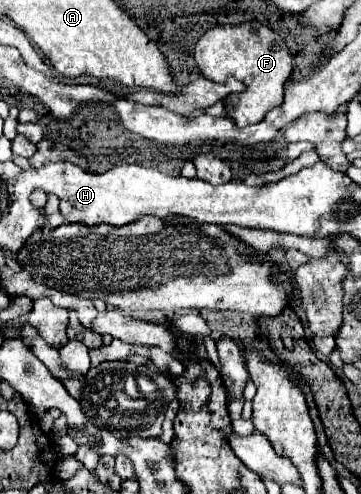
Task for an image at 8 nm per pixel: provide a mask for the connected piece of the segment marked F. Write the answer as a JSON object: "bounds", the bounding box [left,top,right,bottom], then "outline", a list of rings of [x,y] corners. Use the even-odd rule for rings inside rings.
{"bounds":[195,23,293,127],"outline":[[[261,23],[223,25],[213,27],[201,35],[195,45],[195,63],[203,77],[213,83],[227,83],[229,77],[245,83],[245,91],[231,93],[223,99],[225,115],[233,119],[237,127],[247,127],[263,121],[269,109],[283,103],[283,85],[293,71],[293,61],[285,41]]]}

